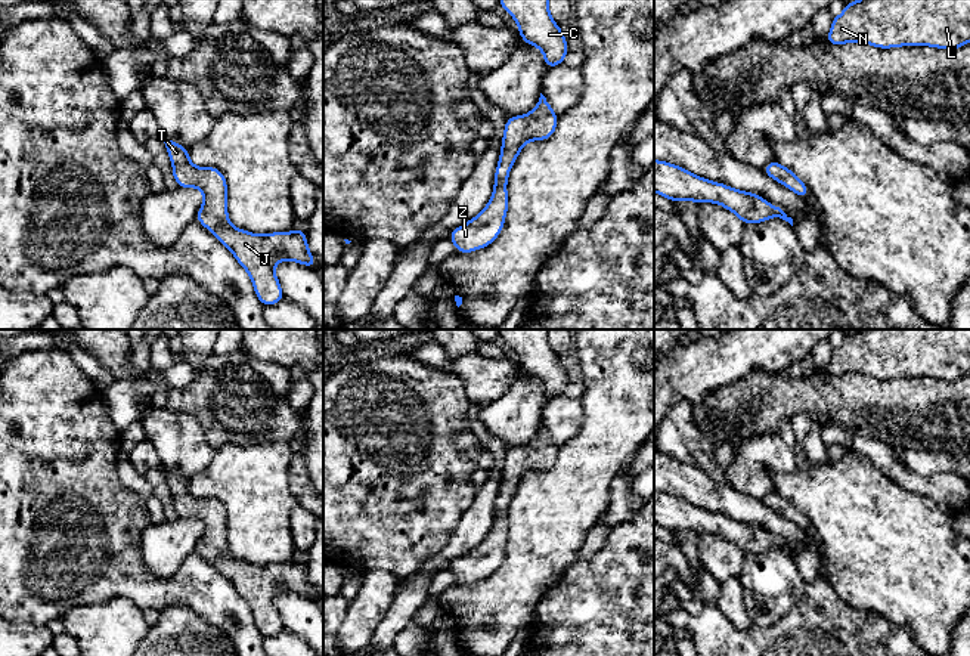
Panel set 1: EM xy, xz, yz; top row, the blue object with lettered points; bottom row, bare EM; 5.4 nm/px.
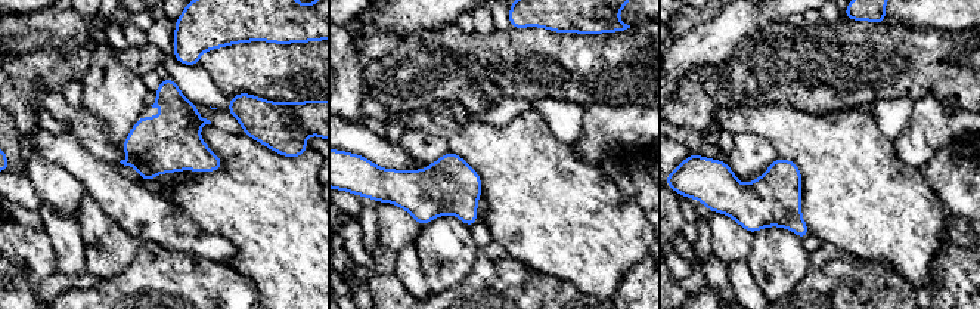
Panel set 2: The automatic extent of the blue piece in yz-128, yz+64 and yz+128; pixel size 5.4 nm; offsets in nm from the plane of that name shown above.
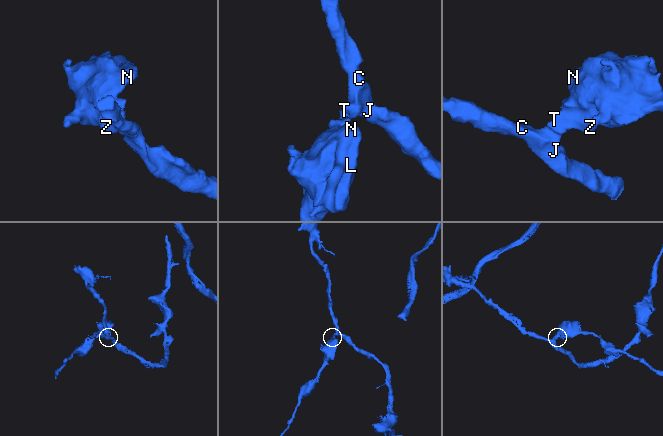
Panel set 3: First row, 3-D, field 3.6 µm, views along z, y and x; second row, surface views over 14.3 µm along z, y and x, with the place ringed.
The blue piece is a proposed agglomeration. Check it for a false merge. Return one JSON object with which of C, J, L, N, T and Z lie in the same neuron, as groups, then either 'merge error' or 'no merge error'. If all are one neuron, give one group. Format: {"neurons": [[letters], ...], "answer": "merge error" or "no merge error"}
{"neurons": [["C", "J", "L", "N", "T", "Z"]], "answer": "no merge error"}

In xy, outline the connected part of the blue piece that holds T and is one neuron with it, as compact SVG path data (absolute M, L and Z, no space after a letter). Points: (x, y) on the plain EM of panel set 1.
M173 471L164 474L173 493L171 505L176 516L199 519L204 525L196 553L211 561L247 601L263 637L282 632L285 626L275 606L275 597L282 591L292 591L312 600L317 597L309 581L304 560L257 566L232 557L226 538L224 505L216 498L195 498L189 491L189 480Z

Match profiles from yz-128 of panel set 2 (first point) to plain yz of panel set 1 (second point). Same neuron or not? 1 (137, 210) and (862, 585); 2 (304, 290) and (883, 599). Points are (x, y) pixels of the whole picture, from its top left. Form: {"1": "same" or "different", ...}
{"1": "different", "2": "same"}

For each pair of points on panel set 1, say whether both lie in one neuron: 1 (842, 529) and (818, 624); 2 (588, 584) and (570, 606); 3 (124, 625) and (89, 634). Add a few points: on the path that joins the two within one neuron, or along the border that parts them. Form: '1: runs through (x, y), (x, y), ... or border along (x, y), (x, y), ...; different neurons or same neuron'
1: border along (821, 575), (852, 606); different neurons
2: runs through (586, 590), (576, 600); same neuron
3: runs through (115, 628), (108, 634), (98, 634); same neuron

